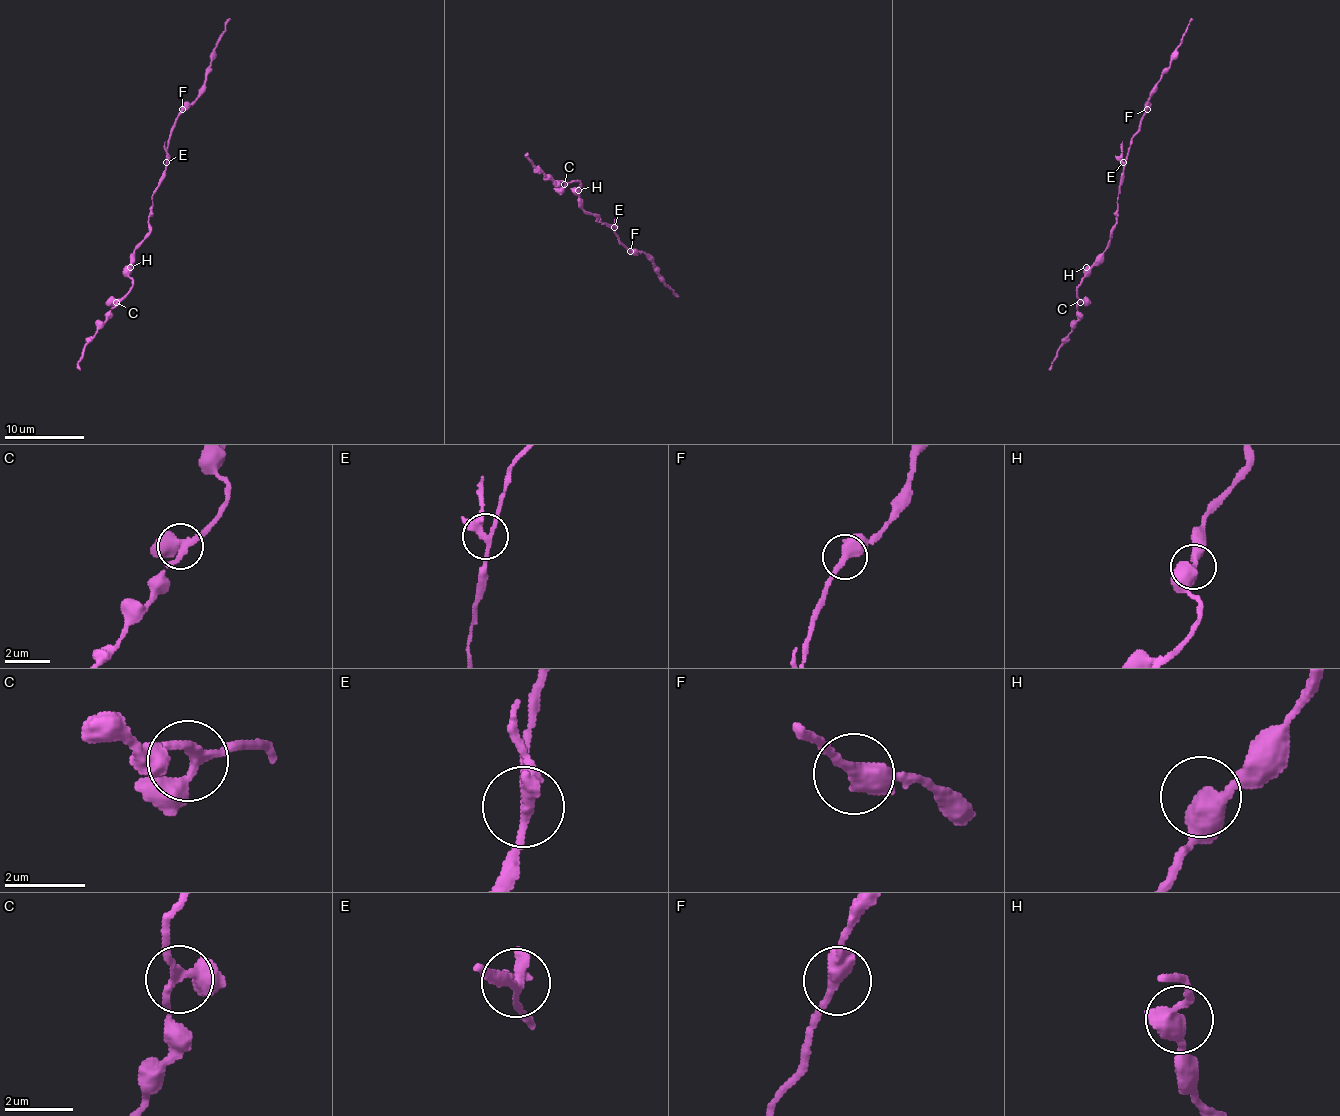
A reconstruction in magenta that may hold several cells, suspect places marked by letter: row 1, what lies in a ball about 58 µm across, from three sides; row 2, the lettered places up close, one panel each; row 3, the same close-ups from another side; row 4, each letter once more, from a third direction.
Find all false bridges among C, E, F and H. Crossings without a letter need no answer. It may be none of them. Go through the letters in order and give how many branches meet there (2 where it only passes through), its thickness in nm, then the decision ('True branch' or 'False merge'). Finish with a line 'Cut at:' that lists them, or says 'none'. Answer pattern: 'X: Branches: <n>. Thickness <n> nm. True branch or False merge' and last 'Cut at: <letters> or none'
C: Branches: 3. Thickness 220 nm. True branch
E: Branches: 3. Thickness 260 nm. True branch
F: Branches: 3. Thickness 360 nm. True branch
H: Branches: 3. Thickness 400 nm. True branch
Cut at: none

